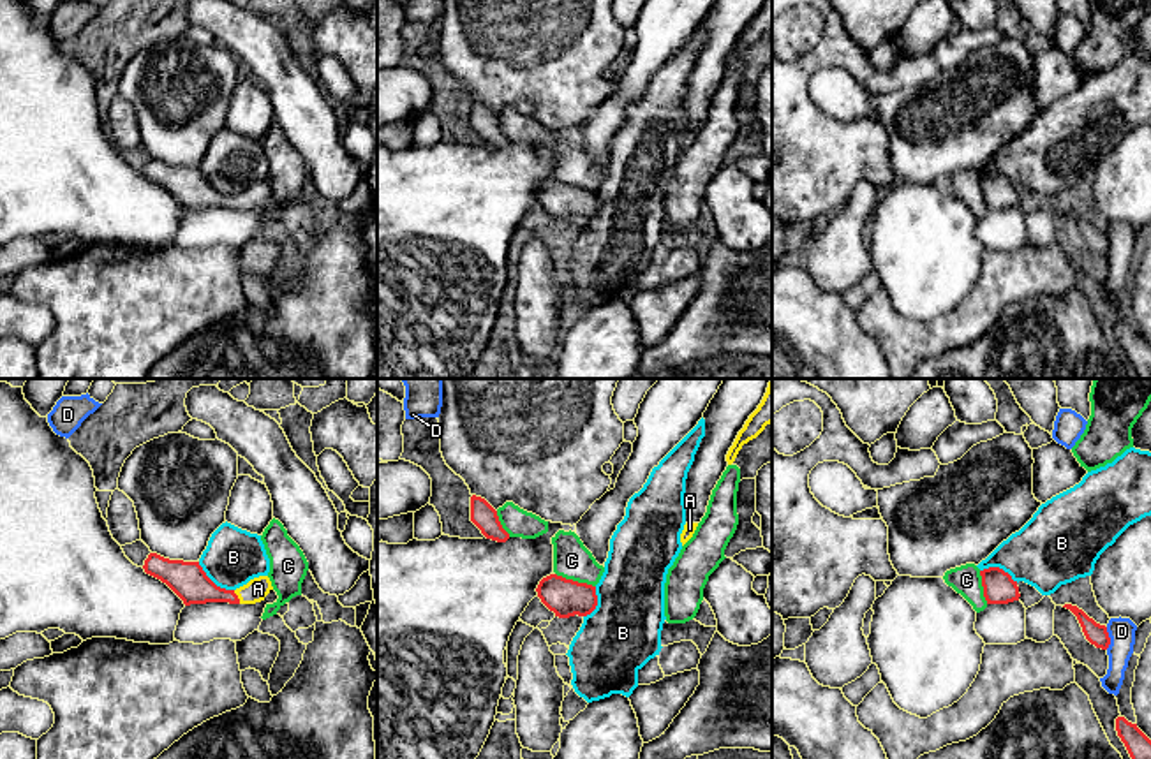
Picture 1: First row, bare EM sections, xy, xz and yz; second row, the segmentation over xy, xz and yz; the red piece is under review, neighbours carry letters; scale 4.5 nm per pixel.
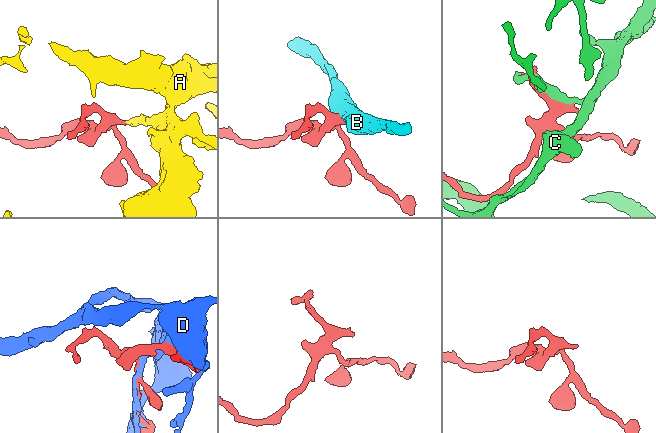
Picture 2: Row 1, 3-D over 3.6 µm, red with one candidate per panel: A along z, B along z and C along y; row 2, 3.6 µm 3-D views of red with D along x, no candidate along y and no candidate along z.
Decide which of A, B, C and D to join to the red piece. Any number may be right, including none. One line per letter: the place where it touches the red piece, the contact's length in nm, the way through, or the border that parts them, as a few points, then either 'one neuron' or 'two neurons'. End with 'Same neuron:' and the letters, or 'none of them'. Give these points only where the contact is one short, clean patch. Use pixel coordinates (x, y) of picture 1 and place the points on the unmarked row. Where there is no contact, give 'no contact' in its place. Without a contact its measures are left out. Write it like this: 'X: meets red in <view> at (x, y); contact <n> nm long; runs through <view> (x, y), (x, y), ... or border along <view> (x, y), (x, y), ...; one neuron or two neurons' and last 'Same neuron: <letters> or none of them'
A: meets red in xy at (237, 203); contact 70 nm long; runs through xy (187, 185), (198, 194), (237, 203), (258, 194); one neuron
B: meets red in xy at (212, 187); contact 220 nm long; border along xy (198, 168), (217, 191), (233, 196); two neurons
C: meets red in xz at (575, 187); contact 200 nm long; two neurons
D: meets red in yz at (1109, 243); contact 100 nm long; two neurons
Same neuron: A

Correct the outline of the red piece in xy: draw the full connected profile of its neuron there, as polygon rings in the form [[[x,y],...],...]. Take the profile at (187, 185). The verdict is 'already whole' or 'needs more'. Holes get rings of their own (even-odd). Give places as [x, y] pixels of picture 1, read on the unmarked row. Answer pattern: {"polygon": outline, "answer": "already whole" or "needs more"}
{"polygon": [[[150,158],[145,178],[166,188],[185,211],[206,208],[256,210],[273,195],[268,181],[250,185],[236,195],[217,192],[199,167],[169,166]]], "answer": "needs more"}

